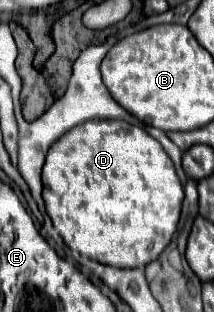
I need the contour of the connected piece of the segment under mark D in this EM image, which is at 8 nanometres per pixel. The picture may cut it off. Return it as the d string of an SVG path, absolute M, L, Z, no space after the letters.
M89 121L59 137L47 153L43 185L45 209L65 245L83 257L119 269L143 269L151 261L159 259L177 231L181 203L185 197L173 161L163 151L161 143L145 129L127 121Z

